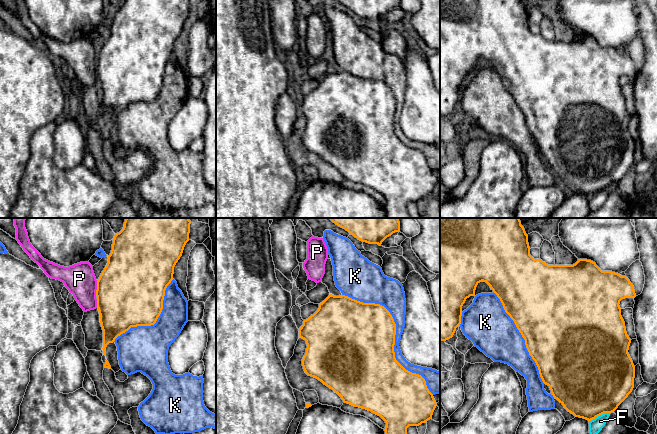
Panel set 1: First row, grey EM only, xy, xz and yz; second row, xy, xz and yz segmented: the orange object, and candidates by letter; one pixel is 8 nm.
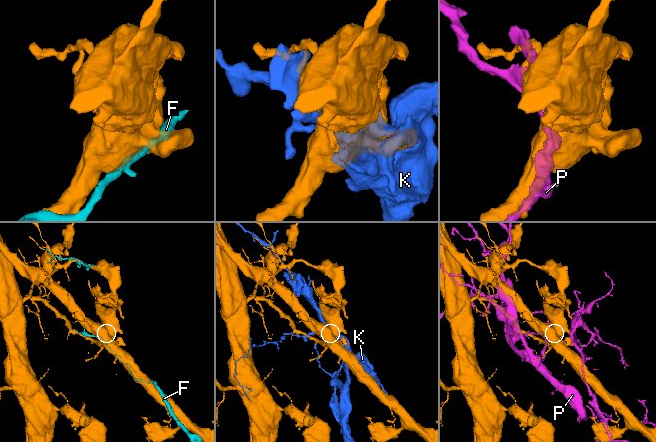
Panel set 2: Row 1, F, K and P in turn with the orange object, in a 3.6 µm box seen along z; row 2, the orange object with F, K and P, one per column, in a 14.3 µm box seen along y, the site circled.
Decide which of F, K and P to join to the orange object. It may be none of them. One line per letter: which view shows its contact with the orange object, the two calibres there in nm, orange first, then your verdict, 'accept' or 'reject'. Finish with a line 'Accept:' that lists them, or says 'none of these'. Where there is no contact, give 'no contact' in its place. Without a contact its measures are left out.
F: yz | 500/110 nm | reject
K: xz | 500/170 nm | reject
P: xy | 500/240 nm | reject
Accept: none of these

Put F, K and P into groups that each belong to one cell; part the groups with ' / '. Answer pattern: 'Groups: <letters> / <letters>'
Groups: F / K / P

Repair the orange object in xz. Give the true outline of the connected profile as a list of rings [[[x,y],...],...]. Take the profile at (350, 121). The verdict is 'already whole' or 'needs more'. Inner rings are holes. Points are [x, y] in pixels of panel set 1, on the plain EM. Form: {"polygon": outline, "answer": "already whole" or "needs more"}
{"polygon": [[[330,70],[322,79],[319,80],[318,86],[308,95],[304,96],[303,101],[299,104],[299,113],[304,115],[307,120],[306,129],[302,135],[302,142],[308,152],[318,155],[324,161],[332,165],[341,173],[344,179],[350,180],[354,183],[366,185],[380,192],[386,199],[384,207],[388,218],[410,218],[407,212],[407,204],[409,202],[419,202],[422,199],[432,195],[437,179],[433,170],[427,164],[425,155],[419,150],[406,146],[396,136],[394,128],[395,111],[396,100],[392,91],[384,82],[375,79],[363,79],[345,71],[334,72]]], "answer": "already whole"}

